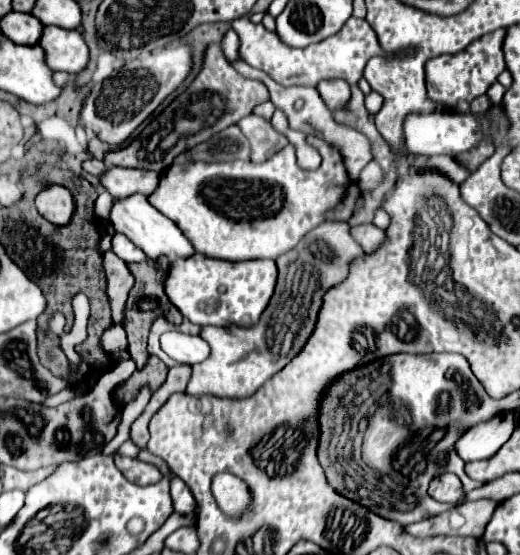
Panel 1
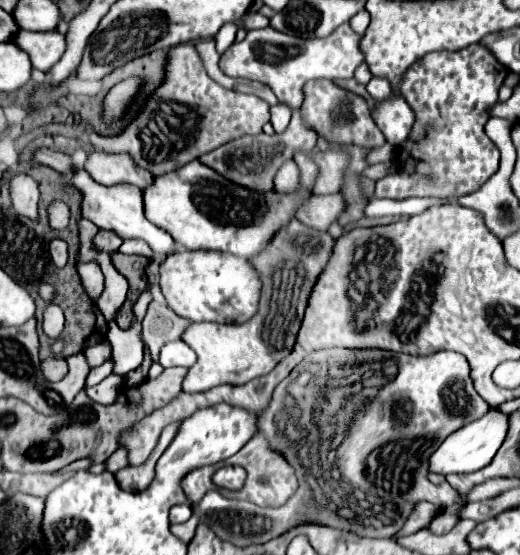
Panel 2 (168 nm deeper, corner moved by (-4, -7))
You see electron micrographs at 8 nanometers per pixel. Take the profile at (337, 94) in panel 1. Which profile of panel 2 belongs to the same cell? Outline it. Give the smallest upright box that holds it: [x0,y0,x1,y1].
[302,80,386,146]

